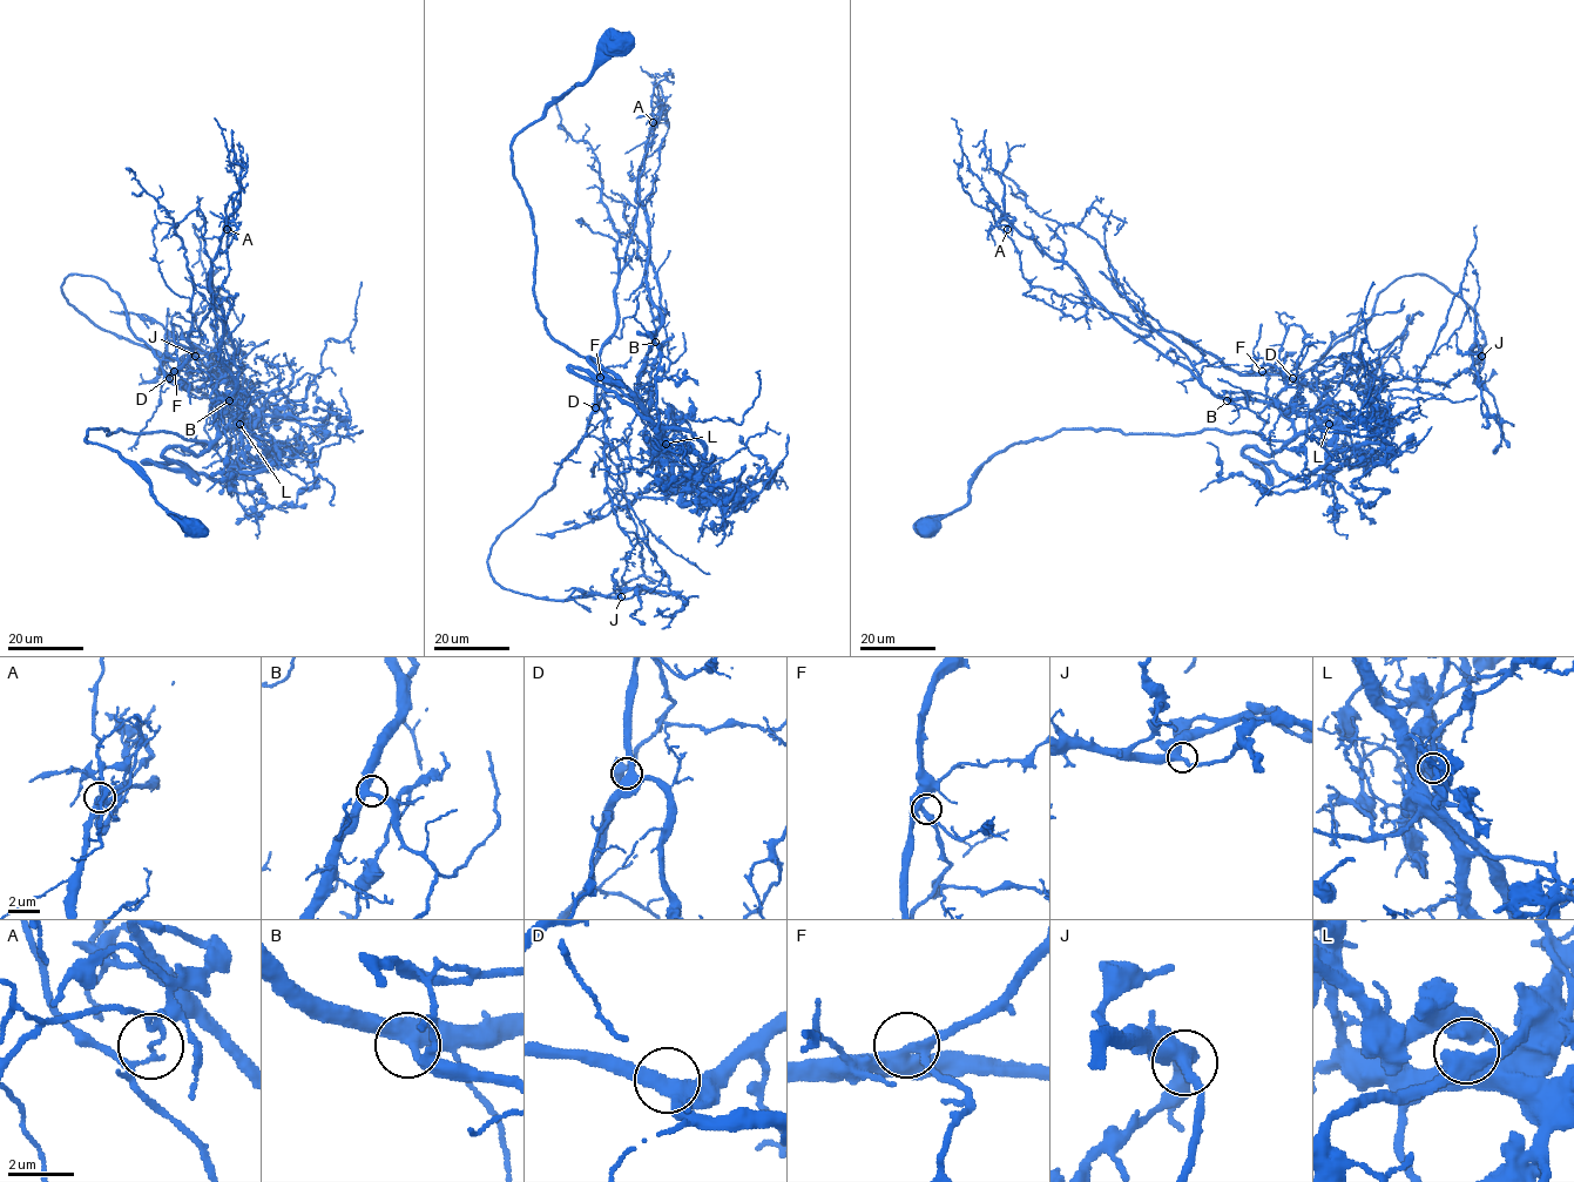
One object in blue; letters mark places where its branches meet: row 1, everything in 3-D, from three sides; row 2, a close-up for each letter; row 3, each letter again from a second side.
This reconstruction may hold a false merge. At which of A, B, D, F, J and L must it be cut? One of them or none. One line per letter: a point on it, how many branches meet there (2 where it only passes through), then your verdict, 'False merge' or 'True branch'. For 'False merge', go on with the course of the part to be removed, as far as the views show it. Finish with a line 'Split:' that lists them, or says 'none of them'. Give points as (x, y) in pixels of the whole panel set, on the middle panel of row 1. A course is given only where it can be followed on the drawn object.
A: Place: (653, 122). Branches: 2. False merge. Course of the part to remove: (653, 122), (586, 434), (487, 560), (497, 582), (536, 598), (644, 587), (687, 601), (674, 615), (656, 609)
B: Place: (655, 342). Branches: 3. True branch
D: Place: (595, 407). Branches: 2. True branch
F: Place: (600, 377). Branches: 3. True branch
J: Place: (621, 596). Branches: 3. True branch
L: Place: (666, 444). Branches: 2. True branch
Split: A

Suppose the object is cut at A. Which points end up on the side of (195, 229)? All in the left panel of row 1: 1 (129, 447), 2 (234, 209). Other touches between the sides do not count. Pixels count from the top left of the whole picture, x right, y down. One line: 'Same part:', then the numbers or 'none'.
Same part: 1

